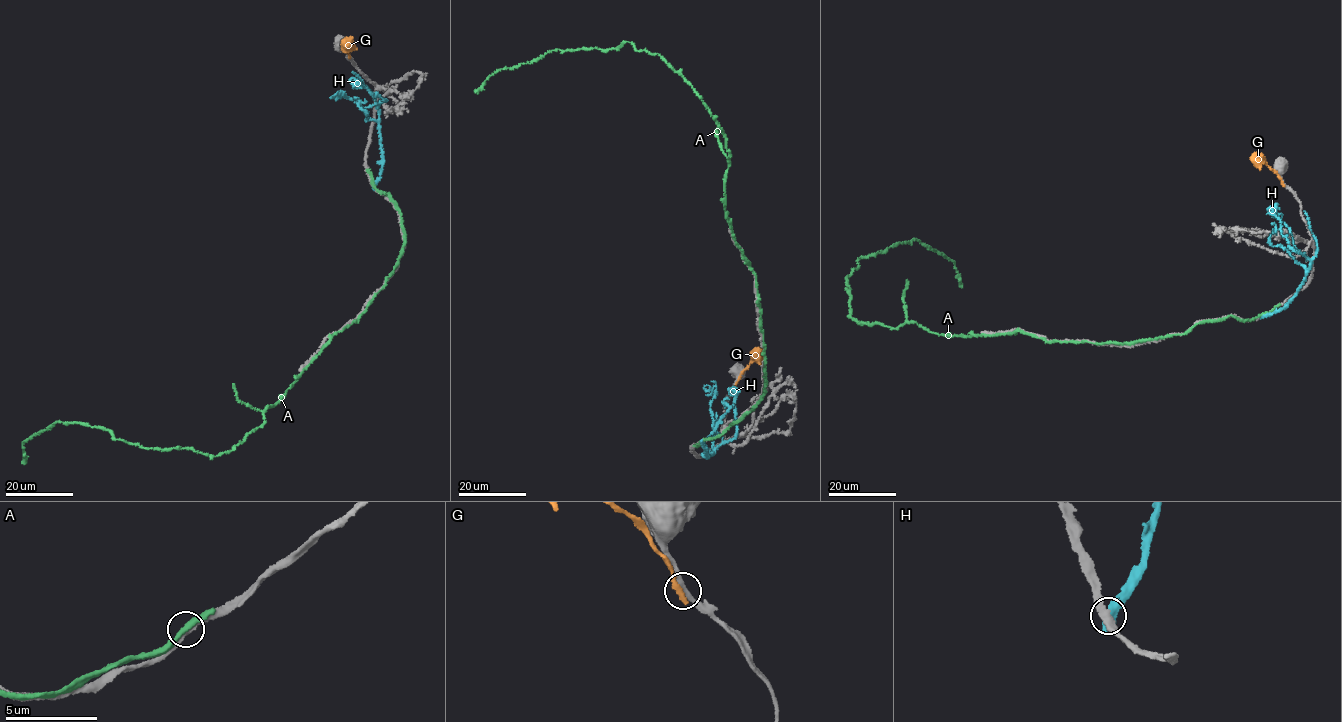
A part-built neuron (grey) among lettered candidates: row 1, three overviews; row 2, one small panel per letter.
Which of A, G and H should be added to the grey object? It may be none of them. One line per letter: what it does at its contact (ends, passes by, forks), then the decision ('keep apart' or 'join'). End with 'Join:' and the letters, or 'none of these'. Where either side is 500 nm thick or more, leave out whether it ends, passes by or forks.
A: it passes by | keep apart
G: it ends | keep apart
H: it ends | keep apart
Join: none of these

